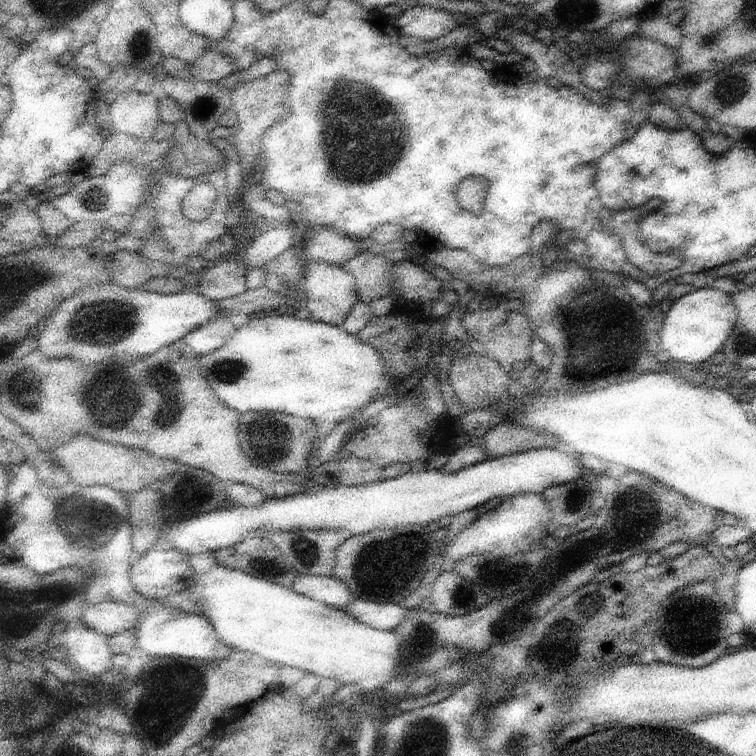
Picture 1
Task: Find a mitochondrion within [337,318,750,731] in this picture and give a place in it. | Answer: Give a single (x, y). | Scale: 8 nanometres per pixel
(702, 623)

